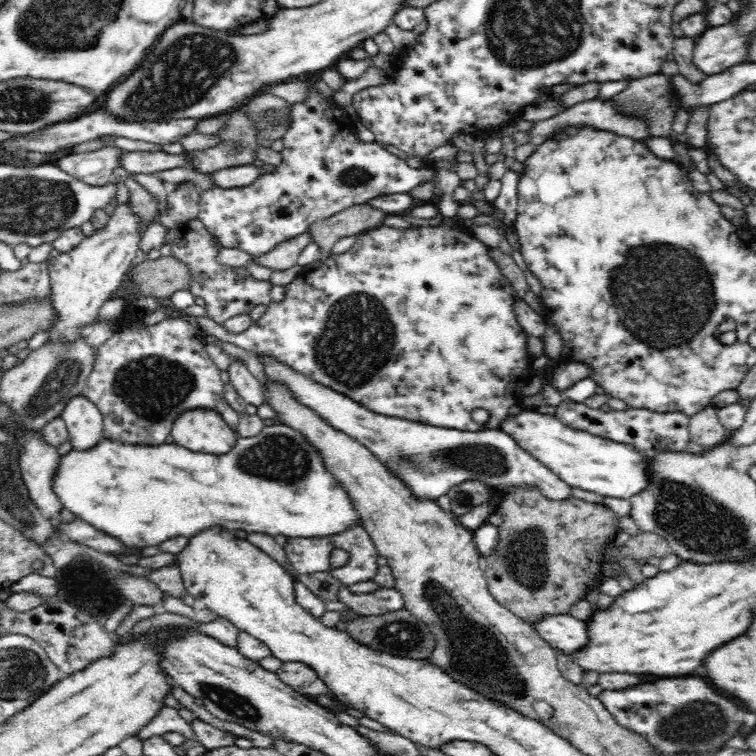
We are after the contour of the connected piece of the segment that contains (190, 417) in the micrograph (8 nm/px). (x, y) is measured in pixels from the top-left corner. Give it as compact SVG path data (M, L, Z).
M188 410L174 421L174 443L191 452L223 455L239 440L239 435L212 410Z

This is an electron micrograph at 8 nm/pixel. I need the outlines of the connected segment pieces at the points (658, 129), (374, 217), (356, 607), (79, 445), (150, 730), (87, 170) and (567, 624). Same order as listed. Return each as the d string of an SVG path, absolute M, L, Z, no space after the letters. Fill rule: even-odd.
M658 72L632 81L611 101L626 114L645 116L649 120L651 136L673 137L675 112L670 103L672 94L676 95L670 87L669 76Z
M364 203L337 212L330 218L316 221L311 224L308 231L313 242L317 243L327 257L331 254L334 242L338 242L344 236L357 236L370 229L378 228L388 215L388 212Z
M345 585L341 586L338 598L360 616L378 616L405 608L400 591L394 589L378 589L366 594L354 594Z
M84 396L70 399L60 418L65 422L74 450L90 450L104 438L104 418L98 408Z
M164 706L142 730L138 731L136 736L143 742L154 736L161 736L166 732L178 732L186 740L198 742L197 736L190 724L179 716L176 708L170 706Z
M107 146L93 152L64 156L58 160L57 166L81 182L103 186L114 182L113 172L120 168L124 153L116 146Z
M571 615L540 616L536 622L530 622L538 635L552 648L563 653L572 653L584 648L586 635L586 621L573 618Z

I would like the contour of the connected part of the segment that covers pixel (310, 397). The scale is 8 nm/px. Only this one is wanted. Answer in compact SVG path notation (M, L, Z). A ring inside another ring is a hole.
M255 354L256 356L262 363L264 375L270 384L284 386L299 404L310 408L328 425L362 444L394 477L398 477L410 489L416 499L436 501L451 488L469 480L485 482L503 492L520 487L536 488L546 499L552 501L573 497L572 487L560 480L545 464L522 450L500 428L478 432L460 431L376 414L352 400L350 396L319 384L310 379L310 376L300 374L275 356Z

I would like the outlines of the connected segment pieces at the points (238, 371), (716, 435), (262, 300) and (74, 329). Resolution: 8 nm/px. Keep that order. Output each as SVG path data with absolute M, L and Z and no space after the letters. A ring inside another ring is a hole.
M234 361L228 367L227 372L230 375L233 388L247 404L260 407L266 403L264 388L260 385L258 378L254 378L248 371L246 364L242 363L242 361Z
M704 408L689 420L690 439L700 447L707 449L724 444L731 436L729 431L717 418L717 408Z
M199 219L181 223L176 238L171 242L171 254L179 258L189 268L191 274L189 291L194 296L203 298L206 302L204 317L218 325L223 325L233 316L249 313L255 306L260 306L260 304L268 306L272 302L270 291L274 285L270 280L254 279L245 268L234 268L220 264L216 259L220 248L216 238L208 233L208 229Z
M134 175L126 179L125 186L128 187L132 200L129 206L118 205L105 228L97 230L91 237L85 237L70 252L60 253L46 260L50 275L50 294L47 300L50 300L54 309L54 322L48 326L50 331L47 331L46 343L68 344L84 339L91 326L98 322L99 308L120 288L124 274L132 266L141 241L136 214L145 222L152 223L159 210L158 201L134 181Z

